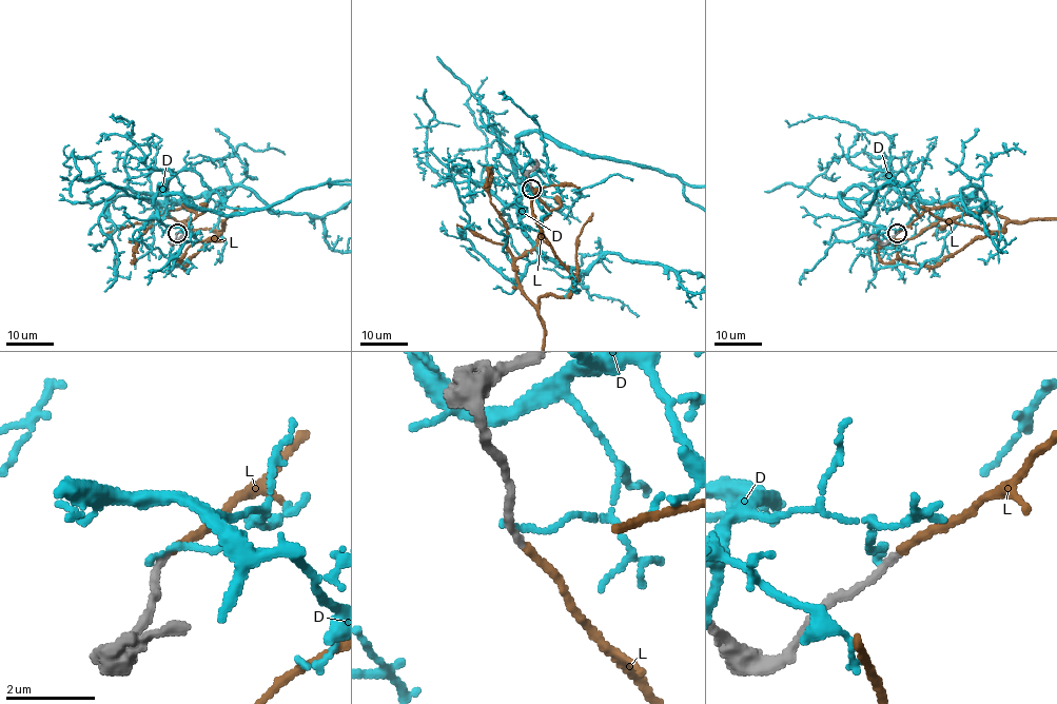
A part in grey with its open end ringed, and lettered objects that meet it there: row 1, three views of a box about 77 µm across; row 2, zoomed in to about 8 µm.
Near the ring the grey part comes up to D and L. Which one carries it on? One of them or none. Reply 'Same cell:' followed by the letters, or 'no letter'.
Same cell: L

